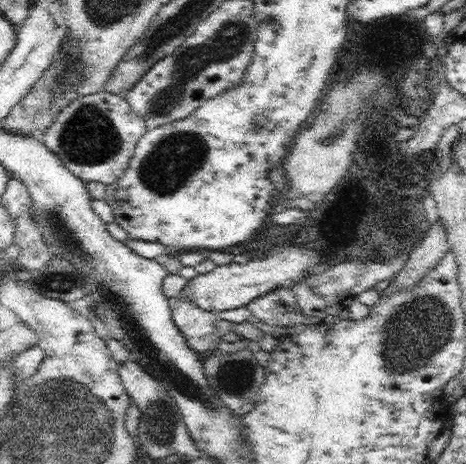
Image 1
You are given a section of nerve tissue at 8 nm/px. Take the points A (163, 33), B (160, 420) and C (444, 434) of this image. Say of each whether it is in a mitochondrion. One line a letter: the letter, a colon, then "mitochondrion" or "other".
A: mitochondrion
B: mitochondrion
C: other

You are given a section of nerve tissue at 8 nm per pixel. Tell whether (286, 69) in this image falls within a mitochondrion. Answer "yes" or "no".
no

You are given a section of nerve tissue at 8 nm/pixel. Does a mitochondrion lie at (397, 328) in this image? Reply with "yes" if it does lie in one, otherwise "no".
yes

